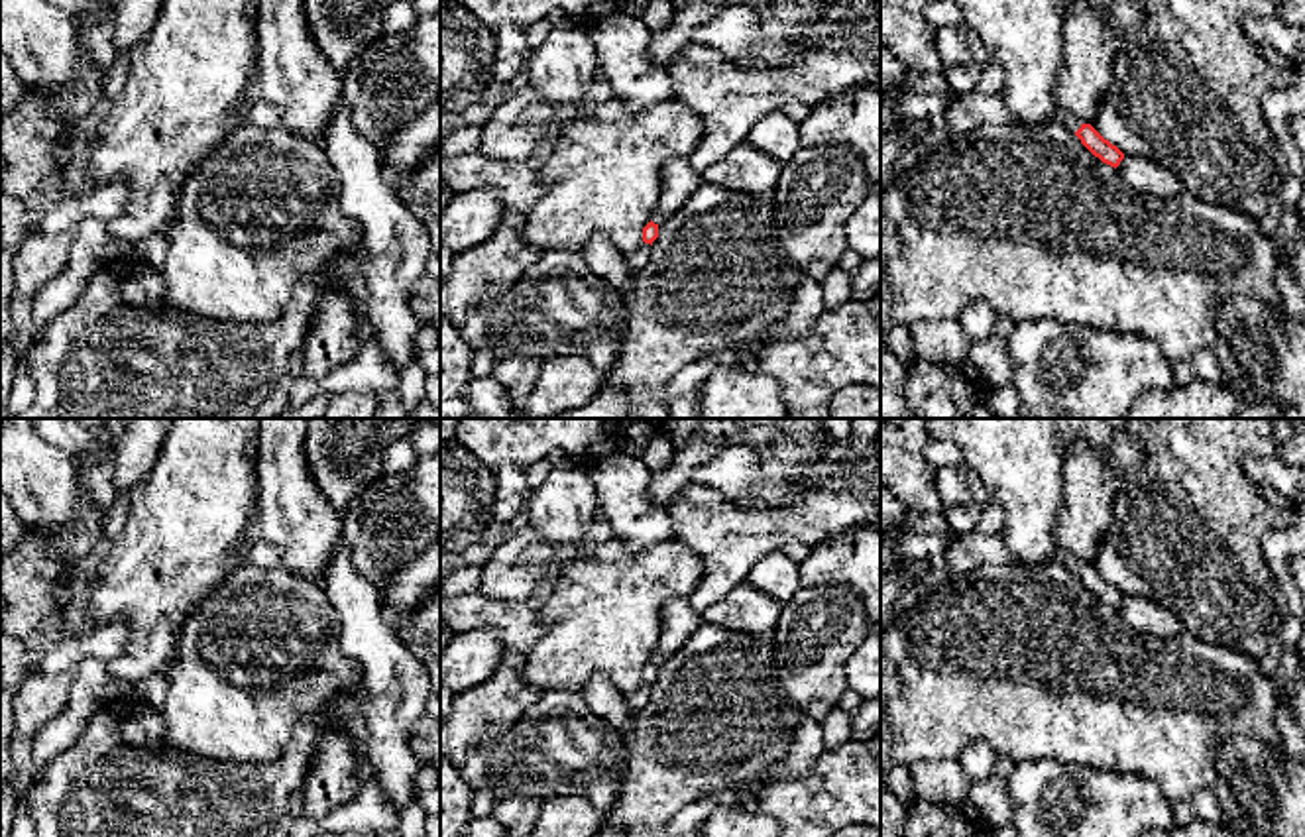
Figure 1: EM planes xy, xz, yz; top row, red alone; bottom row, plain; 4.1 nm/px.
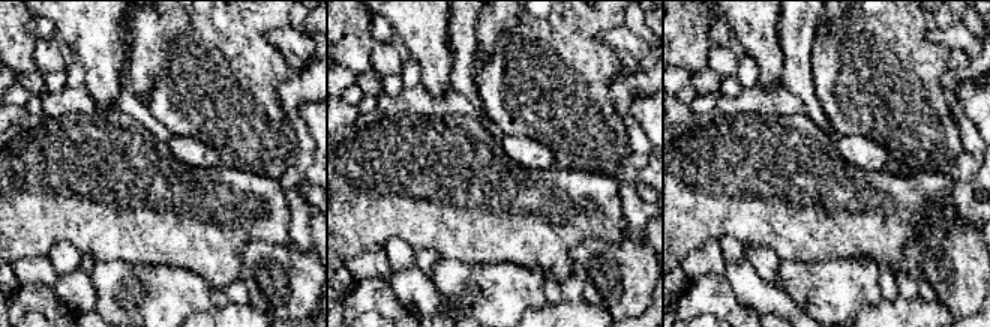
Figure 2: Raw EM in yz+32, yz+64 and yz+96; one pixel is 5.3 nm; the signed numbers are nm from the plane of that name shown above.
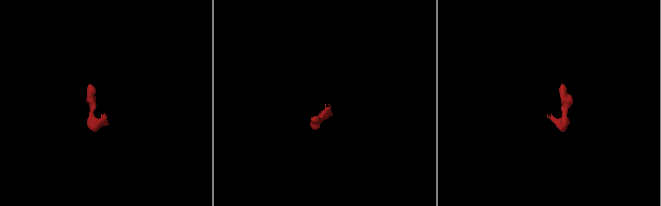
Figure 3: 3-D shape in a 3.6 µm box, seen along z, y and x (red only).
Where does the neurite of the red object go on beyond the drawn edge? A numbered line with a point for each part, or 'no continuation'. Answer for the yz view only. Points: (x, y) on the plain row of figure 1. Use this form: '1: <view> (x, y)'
1: yz (1060, 555)

